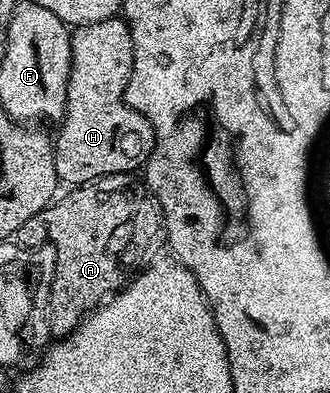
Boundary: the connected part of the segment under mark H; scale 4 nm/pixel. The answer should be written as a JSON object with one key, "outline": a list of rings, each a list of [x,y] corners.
{"outline":[[[118,16],[116,18],[108,18],[107,20],[103,20],[102,22],[96,22],[95,24],[87,24],[86,26],[76,27],[72,31],[71,34],[71,76],[67,82],[67,104],[65,105],[65,117],[60,119],[59,127],[61,126],[61,131],[58,132],[57,138],[55,134],[55,145],[53,148],[53,159],[55,160],[55,172],[57,173],[58,179],[62,183],[69,182],[68,185],[70,187],[81,186],[84,182],[93,182],[96,178],[102,178],[103,176],[111,176],[112,174],[124,174],[128,175],[130,173],[129,170],[137,170],[140,171],[142,167],[144,167],[145,163],[149,161],[149,157],[151,156],[151,152],[153,151],[153,125],[148,122],[145,117],[143,117],[134,106],[129,106],[125,102],[125,89],[127,88],[127,84],[129,83],[129,77],[131,76],[131,72],[133,71],[133,41],[131,40],[131,32],[129,31],[129,26],[125,23],[124,17]]]}

